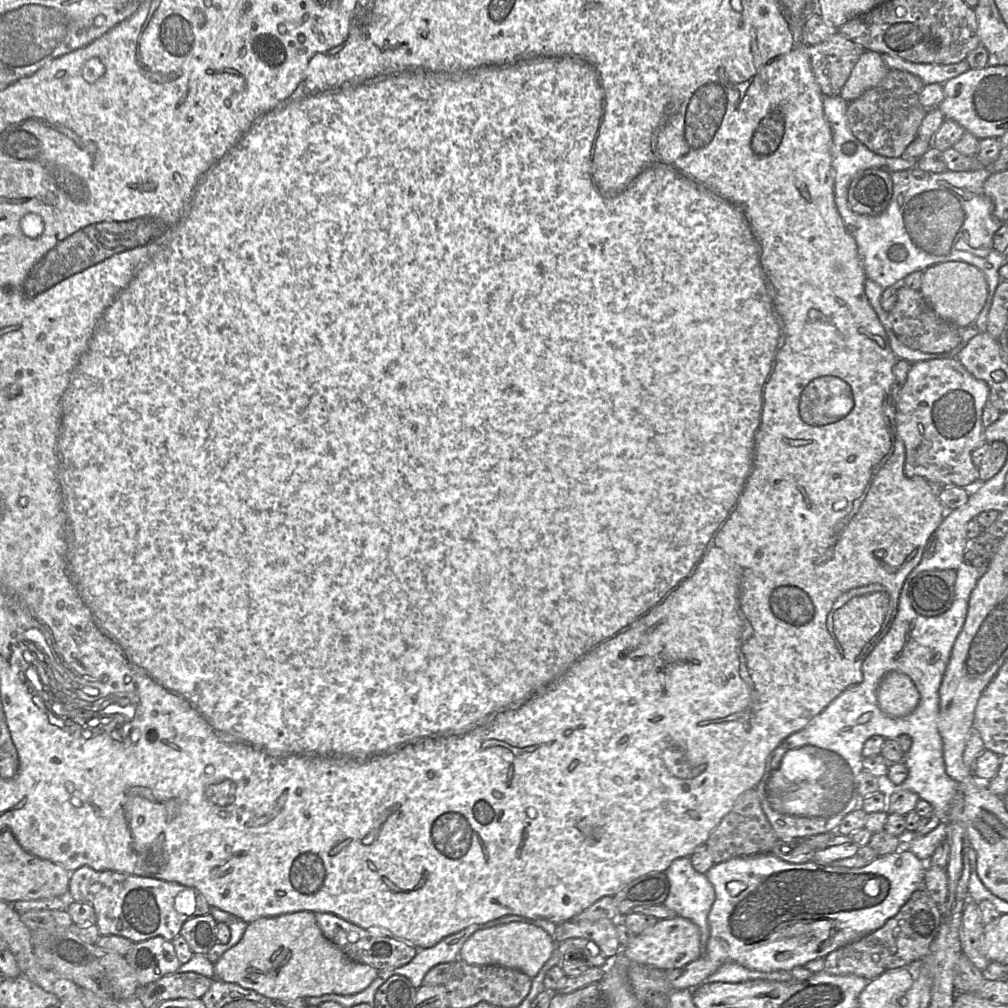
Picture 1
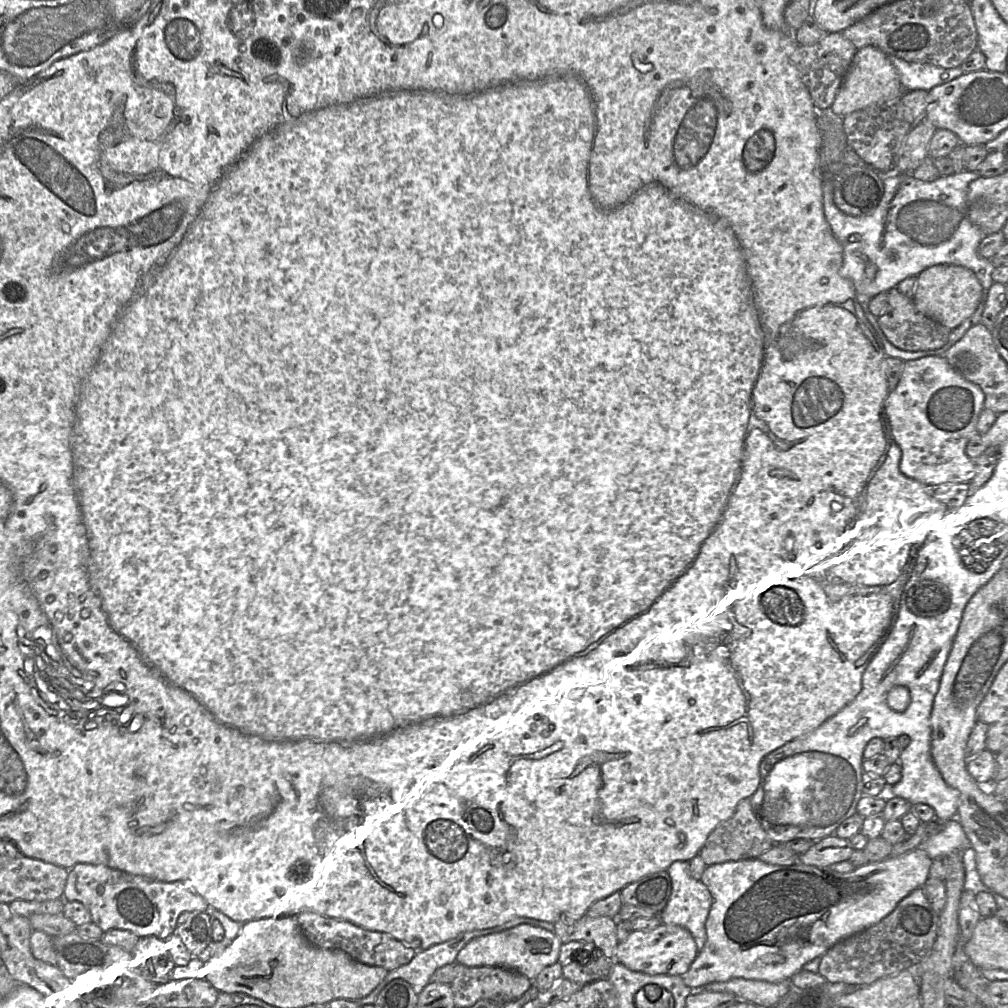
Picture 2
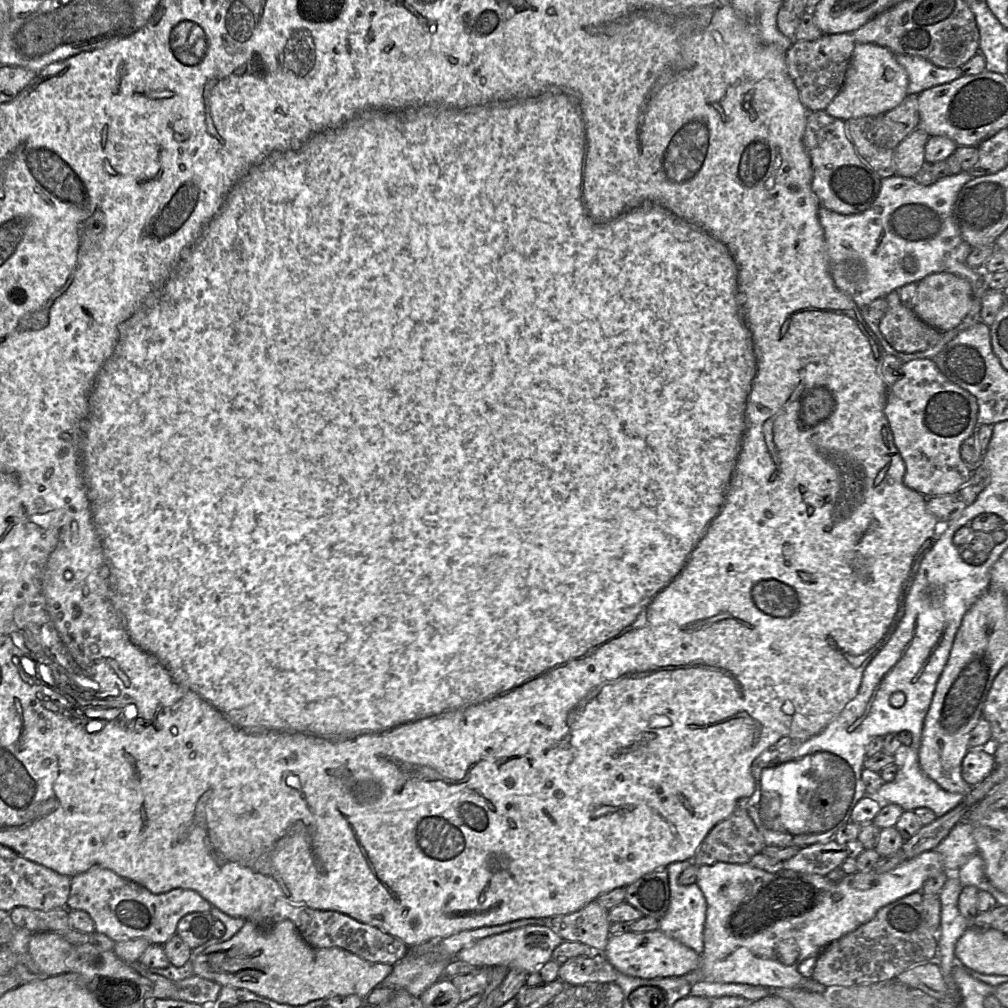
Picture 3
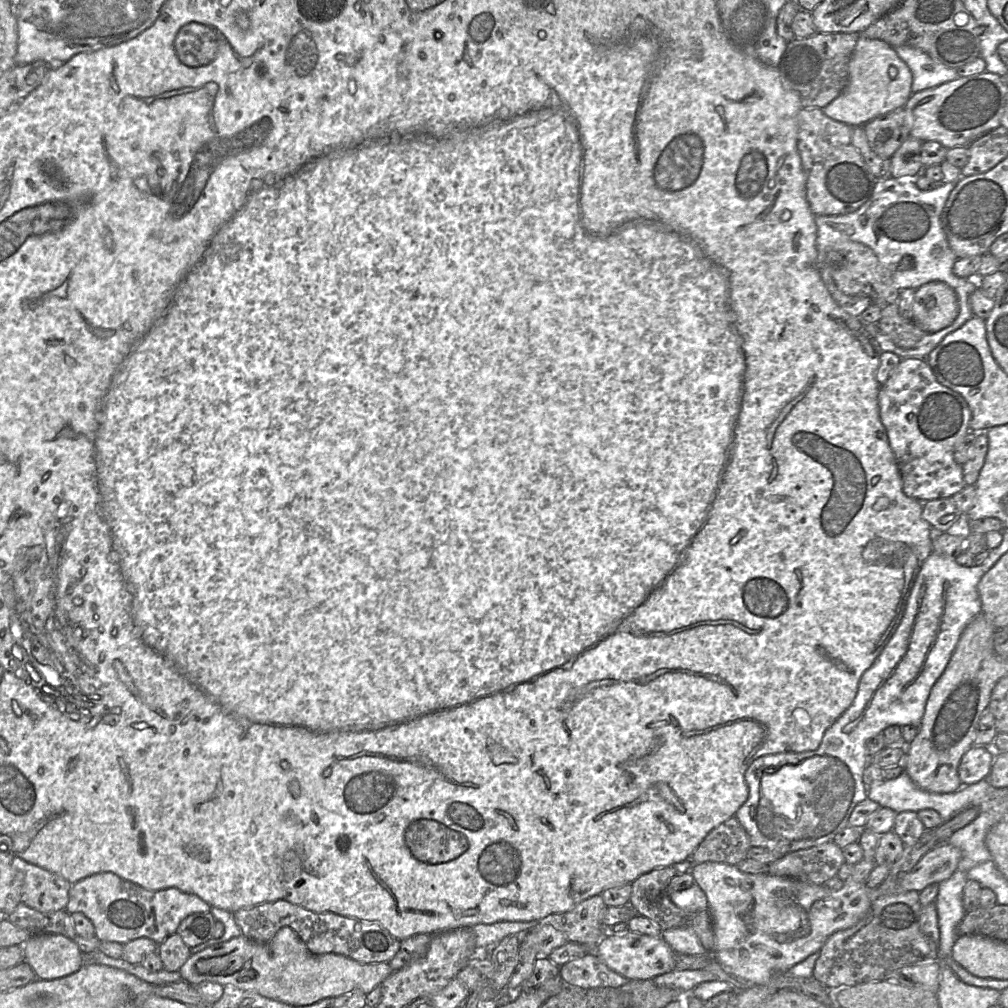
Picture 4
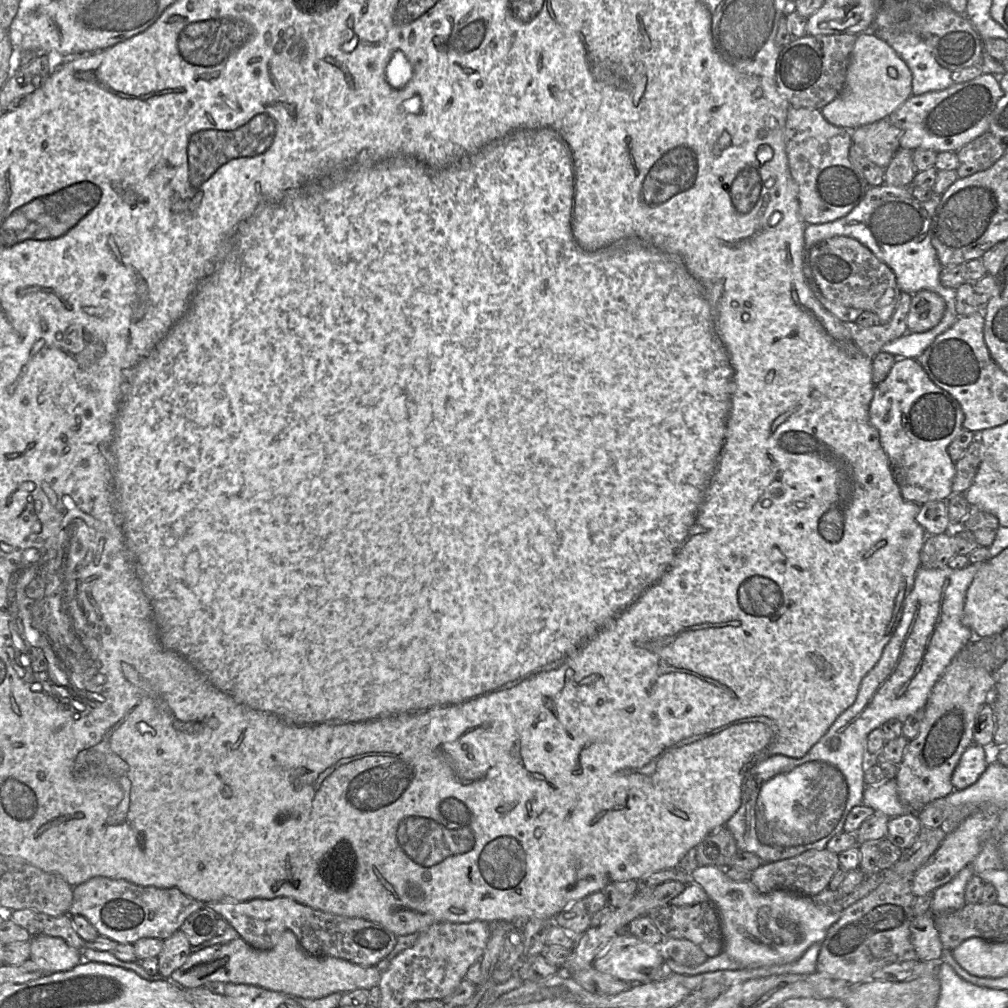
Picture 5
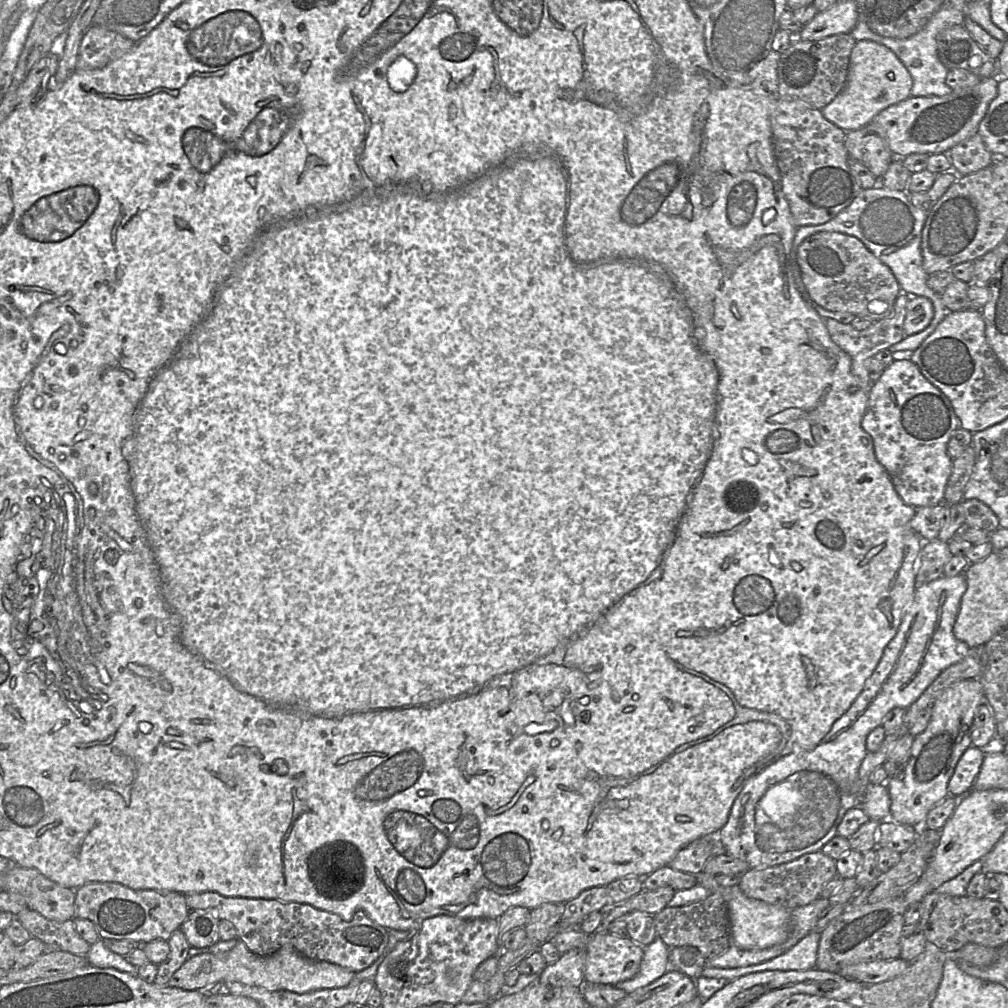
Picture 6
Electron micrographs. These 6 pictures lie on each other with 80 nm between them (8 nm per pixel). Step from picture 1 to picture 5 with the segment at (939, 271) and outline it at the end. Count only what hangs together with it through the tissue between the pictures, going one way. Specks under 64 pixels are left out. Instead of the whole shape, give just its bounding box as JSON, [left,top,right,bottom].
[907,290,946,333]

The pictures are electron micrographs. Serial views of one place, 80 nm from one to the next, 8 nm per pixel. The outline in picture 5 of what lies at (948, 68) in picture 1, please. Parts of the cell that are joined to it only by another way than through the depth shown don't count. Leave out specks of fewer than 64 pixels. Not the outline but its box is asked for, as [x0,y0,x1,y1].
[870,26,954,95]

